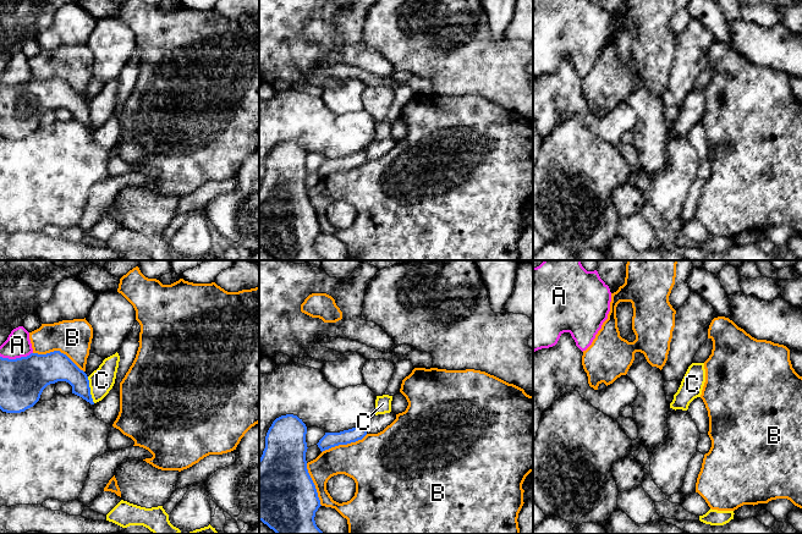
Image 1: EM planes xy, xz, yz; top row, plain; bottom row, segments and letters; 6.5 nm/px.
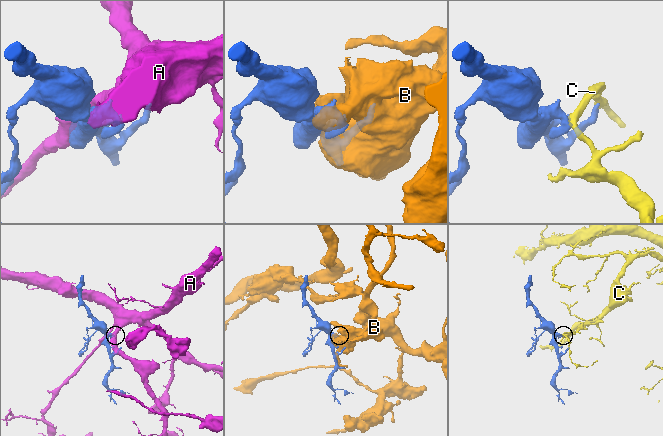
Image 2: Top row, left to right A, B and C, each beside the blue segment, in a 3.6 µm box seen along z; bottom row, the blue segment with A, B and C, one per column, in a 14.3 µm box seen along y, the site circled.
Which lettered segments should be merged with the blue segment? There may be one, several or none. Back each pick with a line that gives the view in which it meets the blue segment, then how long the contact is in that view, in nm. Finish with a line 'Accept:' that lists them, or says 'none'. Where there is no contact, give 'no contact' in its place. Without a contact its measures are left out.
Accept: none

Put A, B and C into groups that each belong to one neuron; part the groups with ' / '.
A / B / C

